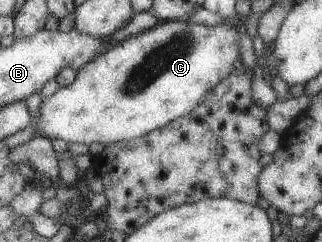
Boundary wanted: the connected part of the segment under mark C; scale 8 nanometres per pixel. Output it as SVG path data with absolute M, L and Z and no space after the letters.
M171 20L158 22L136 35L128 35L126 40L109 46L96 60L77 70L72 84L58 88L54 94L41 100L38 116L31 118L30 122L33 136L49 141L59 138L66 143L89 145L100 142L107 145L135 139L155 128L162 128L188 114L204 99L208 90L232 72L232 64L240 60L238 38L235 26L228 24L202 26Z

